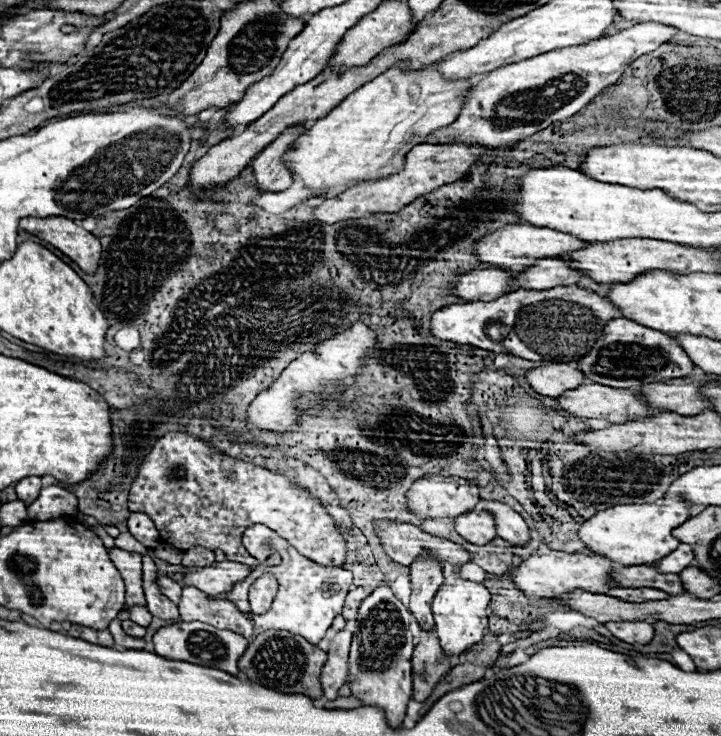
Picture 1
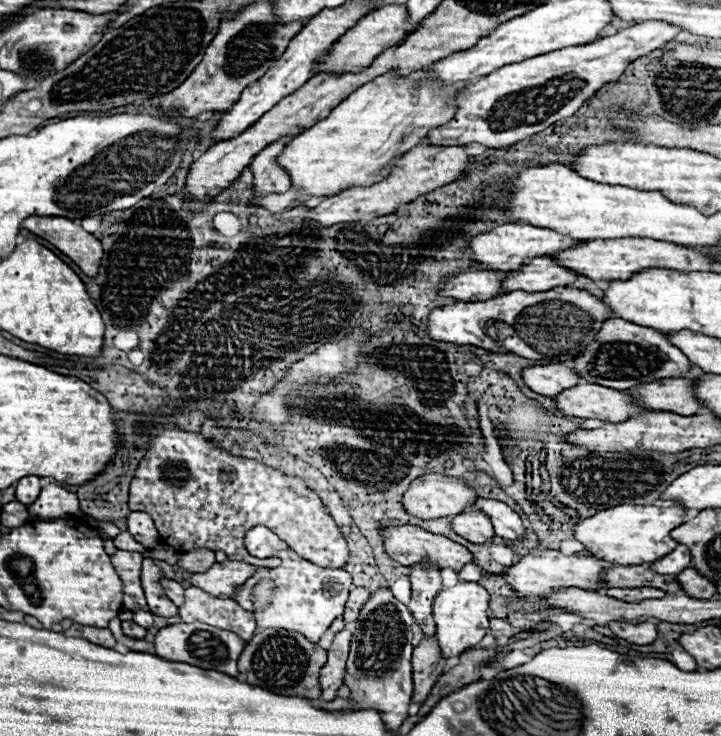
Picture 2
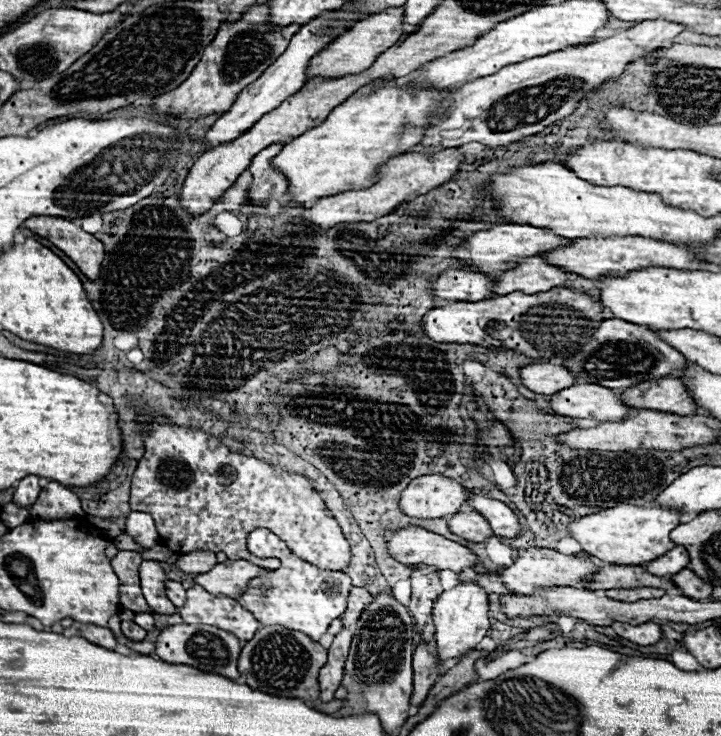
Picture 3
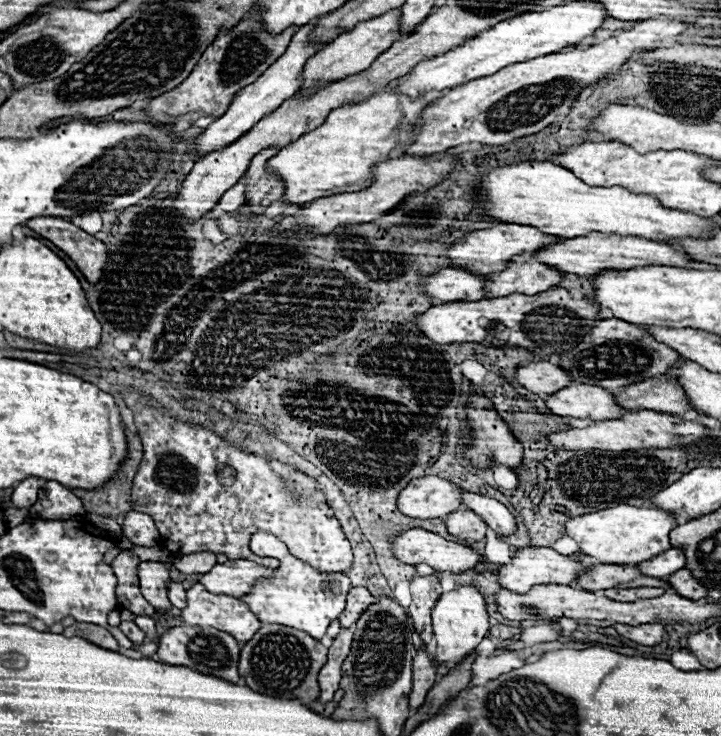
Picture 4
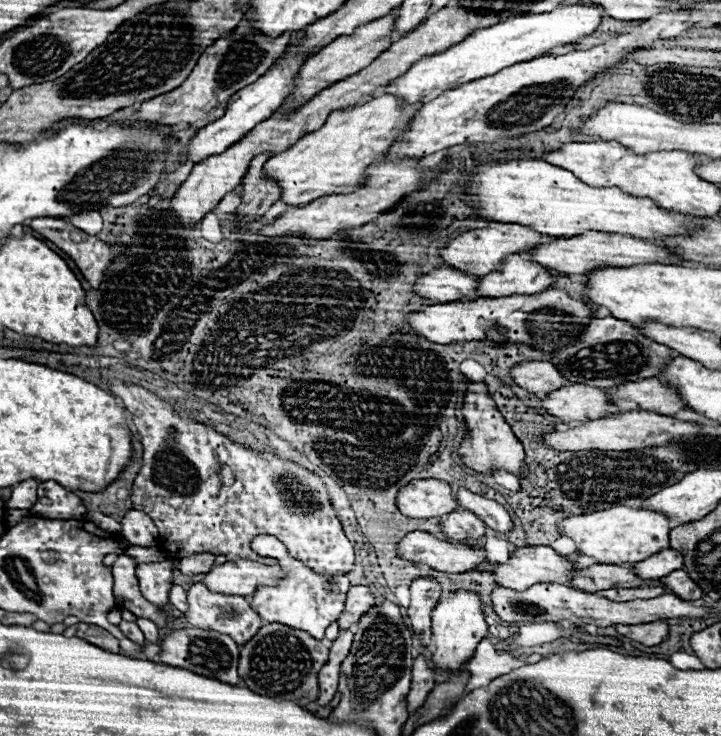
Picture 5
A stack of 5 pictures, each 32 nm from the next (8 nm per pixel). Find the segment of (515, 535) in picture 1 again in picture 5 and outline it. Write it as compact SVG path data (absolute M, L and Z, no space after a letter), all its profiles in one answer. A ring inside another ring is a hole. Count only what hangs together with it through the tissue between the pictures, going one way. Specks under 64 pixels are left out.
M454 486L456 494L458 494L458 502L464 510L470 510L474 512L488 528L496 530L496 532L502 532L502 534L508 534L514 524L512 524L512 516L508 514L508 510L498 504L496 500L490 500L490 498L484 498L480 494L474 494L466 488L458 488Z

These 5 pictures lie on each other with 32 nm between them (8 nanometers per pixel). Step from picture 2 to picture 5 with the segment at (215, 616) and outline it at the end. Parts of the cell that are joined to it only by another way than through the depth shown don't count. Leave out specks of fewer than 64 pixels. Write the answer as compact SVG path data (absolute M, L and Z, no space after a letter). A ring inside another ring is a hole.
M194 584L188 590L188 610L184 612L184 618L198 628L212 628L216 632L224 632L228 636L234 636L234 640L238 644L246 644L246 640L250 640L258 628L264 626L264 622L260 620L260 616L250 608L250 604L246 602L246 598L242 596L228 596L228 594L218 594L218 592L210 592L204 584Z

